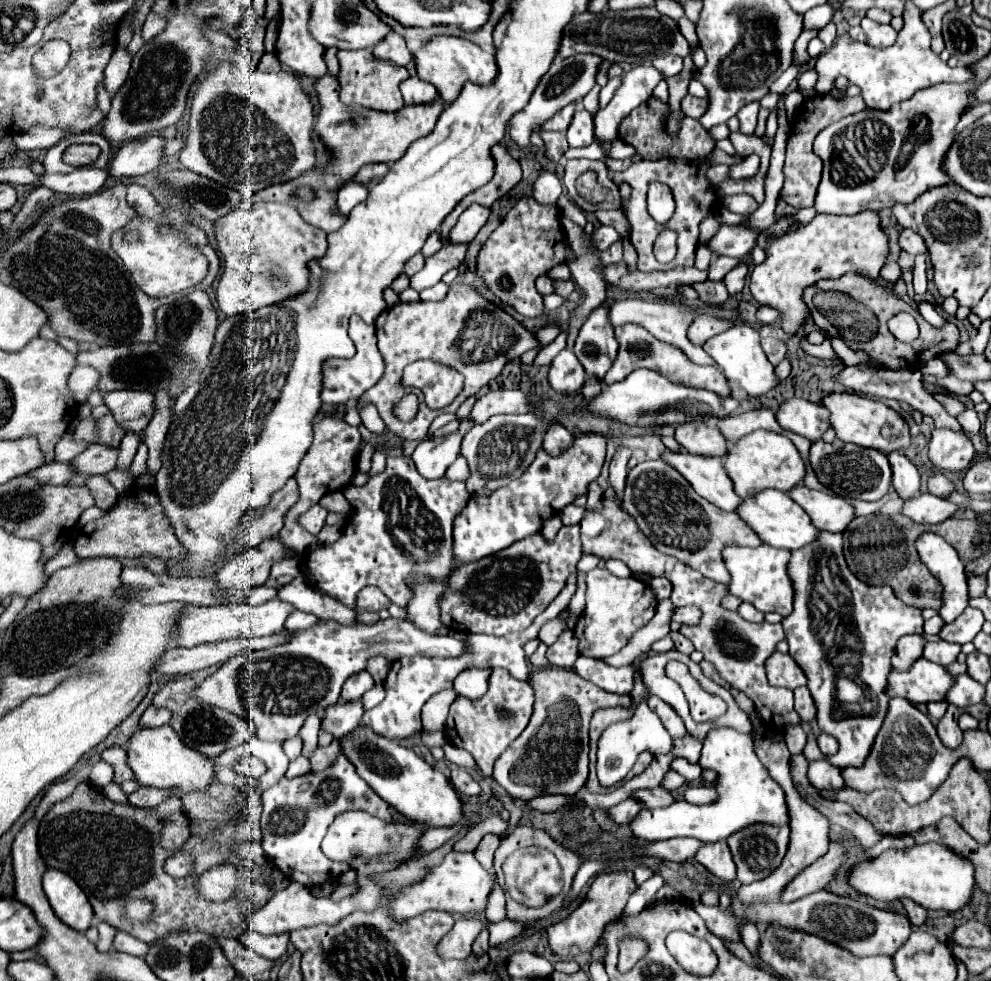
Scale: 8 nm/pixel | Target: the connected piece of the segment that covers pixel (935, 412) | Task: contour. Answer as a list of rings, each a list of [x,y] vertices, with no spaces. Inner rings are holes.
[[[866,364],[860,366],[848,366],[838,374],[838,382],[844,390],[854,390],[854,392],[864,392],[868,396],[876,396],[876,398],[894,398],[898,402],[906,402],[912,410],[918,410],[924,416],[930,416],[936,424],[936,428],[950,428],[960,432],[962,426],[958,424],[956,418],[950,418],[946,414],[946,410],[942,408],[940,402],[936,402],[932,398],[932,394],[924,388],[922,382],[922,374],[916,372],[908,372],[908,370],[888,370],[888,368],[868,368]]]

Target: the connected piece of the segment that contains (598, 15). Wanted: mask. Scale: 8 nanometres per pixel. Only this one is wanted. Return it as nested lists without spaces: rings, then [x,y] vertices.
[[[634,8],[622,12],[584,12],[574,16],[574,20],[564,28],[564,38],[560,44],[560,56],[572,56],[586,52],[584,46],[594,46],[594,54],[604,60],[618,62],[622,66],[652,64],[658,56],[674,54],[674,20],[662,16],[656,8]]]

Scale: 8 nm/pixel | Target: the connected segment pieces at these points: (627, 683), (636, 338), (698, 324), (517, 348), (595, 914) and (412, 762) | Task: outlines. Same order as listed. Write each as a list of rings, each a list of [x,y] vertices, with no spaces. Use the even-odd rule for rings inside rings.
[[[580,656],[574,664],[574,670],[594,682],[596,686],[600,686],[606,692],[616,692],[616,694],[632,694],[634,688],[634,676],[632,676],[632,668],[630,666],[622,666],[622,668],[612,668],[600,660],[594,658]]]
[[[626,324],[626,326],[616,328],[616,340],[618,340],[620,348],[618,348],[618,356],[616,356],[612,368],[604,376],[604,382],[606,384],[616,384],[616,382],[624,380],[624,376],[628,376],[630,372],[634,372],[636,368],[652,368],[652,370],[660,372],[662,376],[666,376],[668,380],[672,380],[674,384],[684,384],[684,386],[692,386],[692,388],[704,388],[704,390],[716,392],[722,398],[726,398],[730,394],[728,380],[724,378],[724,374],[716,366],[700,366],[700,364],[694,364],[692,360],[688,360],[688,356],[684,356],[680,352],[680,348],[656,340],[654,336],[650,336],[640,326]],[[614,370],[616,370],[616,374],[614,374]]]
[[[698,314],[696,320],[688,328],[688,338],[692,338],[694,344],[704,344],[706,340],[724,332],[730,326],[734,326],[734,322],[730,318],[720,318],[720,316],[712,316],[712,314]]]
[[[454,284],[450,286],[446,298],[442,302],[408,302],[398,304],[392,308],[386,308],[378,320],[376,320],[376,336],[378,336],[378,350],[384,356],[386,370],[380,382],[370,388],[360,400],[358,410],[362,410],[368,404],[374,404],[384,420],[386,428],[400,436],[402,440],[424,440],[428,436],[428,428],[432,420],[438,414],[444,412],[456,412],[458,406],[472,394],[476,394],[480,388],[484,388],[490,380],[500,376],[504,366],[512,360],[522,356],[528,348],[536,348],[536,338],[520,326],[516,320],[512,320],[506,312],[498,312],[496,304],[490,304],[484,296],[478,294],[474,286],[466,284]],[[432,358],[440,360],[442,364],[448,364],[456,368],[464,376],[464,390],[458,394],[458,398],[444,406],[440,412],[428,408],[423,395],[417,395],[419,401],[418,412],[411,422],[404,423],[396,420],[393,414],[394,402],[400,400],[404,394],[415,393],[414,388],[403,389],[401,385],[402,370],[410,362]]]
[[[622,870],[622,872],[602,872],[594,878],[592,886],[590,886],[590,892],[586,894],[584,902],[566,918],[562,920],[560,924],[554,924],[548,928],[548,942],[550,942],[550,948],[564,956],[564,958],[576,958],[578,954],[588,954],[592,950],[592,946],[596,944],[600,932],[604,930],[604,926],[612,920],[616,920],[630,894],[636,890],[636,882],[634,882],[634,876],[630,870]]]
[[[360,726],[340,738],[340,750],[354,764],[360,778],[408,820],[428,826],[452,826],[462,818],[462,804],[450,780],[396,740],[384,738],[370,728]]]

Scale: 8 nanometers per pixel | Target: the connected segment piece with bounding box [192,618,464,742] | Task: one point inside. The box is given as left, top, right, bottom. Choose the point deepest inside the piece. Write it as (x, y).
(279, 687)

